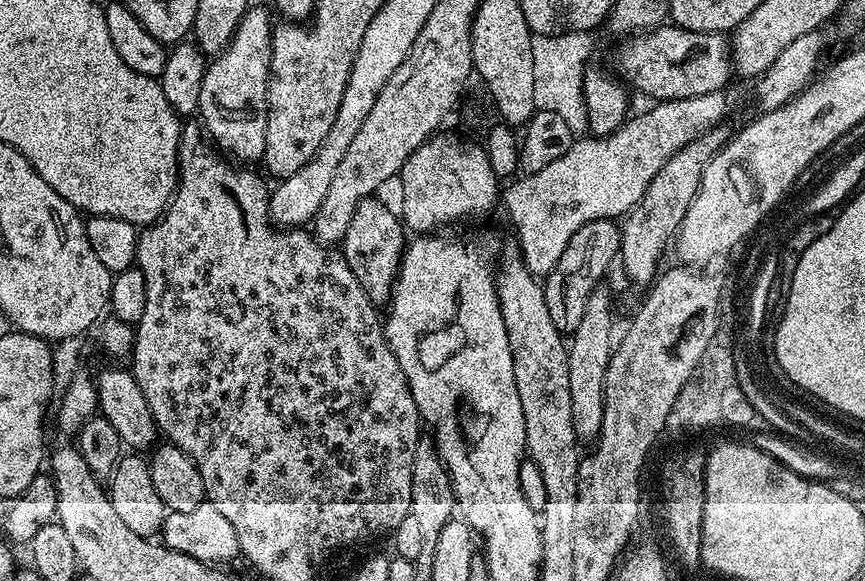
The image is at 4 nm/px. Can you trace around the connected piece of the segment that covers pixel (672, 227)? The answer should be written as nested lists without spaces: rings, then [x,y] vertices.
[[[724,126],[711,128],[709,132],[673,154],[662,166],[662,170],[658,170],[654,182],[650,182],[640,203],[623,217],[618,264],[619,267],[624,267],[625,274],[634,283],[648,286],[656,279],[661,267],[660,259],[664,256],[664,247],[667,244],[669,247],[682,218],[686,218],[686,210],[690,210],[690,202],[694,202],[694,194],[702,182],[706,166],[730,139],[730,132],[726,129]]]

